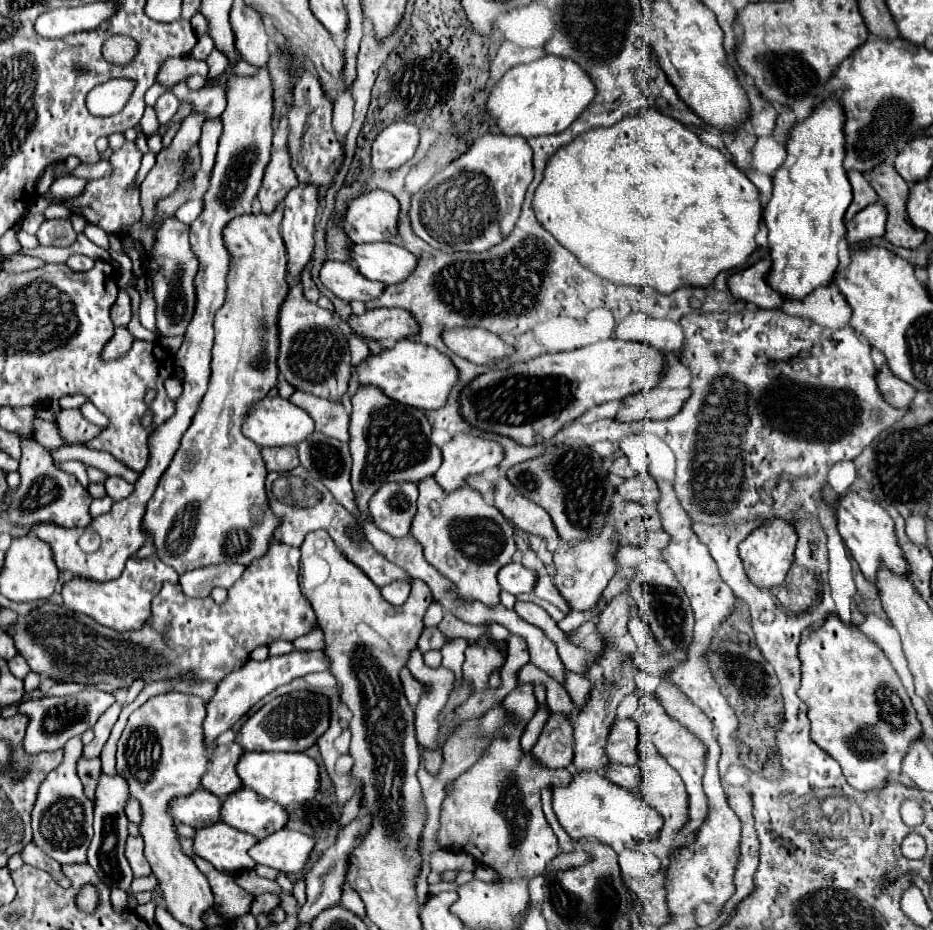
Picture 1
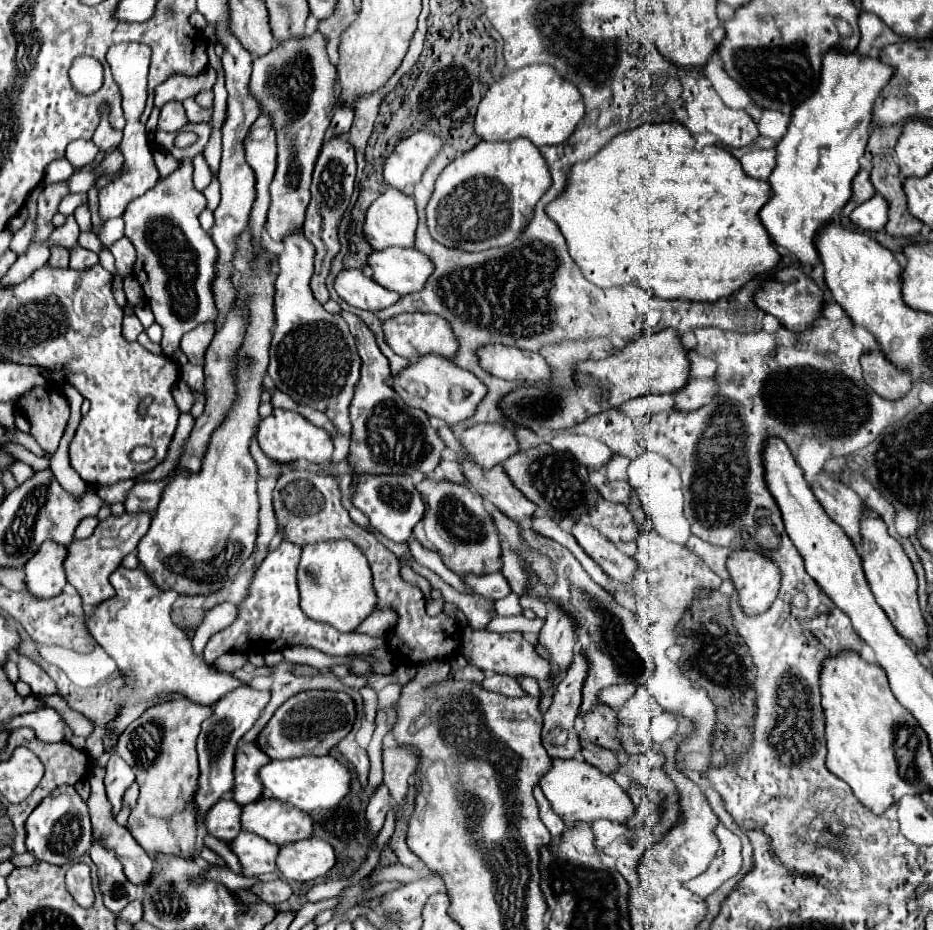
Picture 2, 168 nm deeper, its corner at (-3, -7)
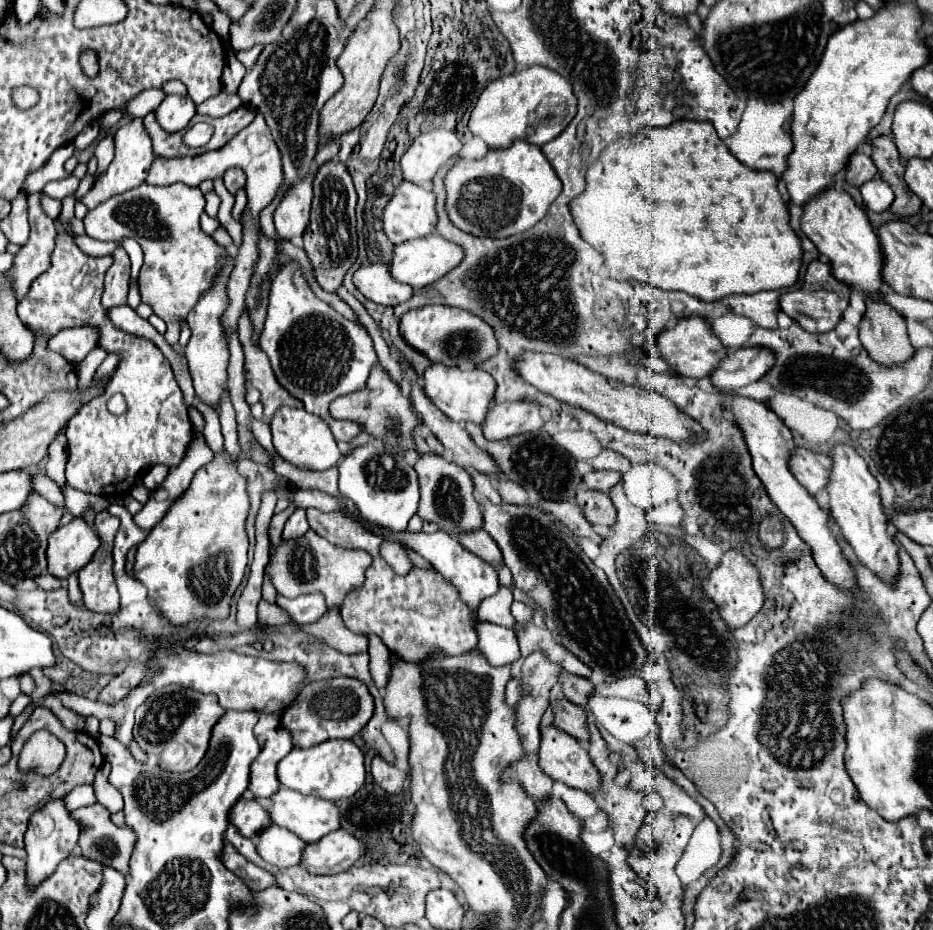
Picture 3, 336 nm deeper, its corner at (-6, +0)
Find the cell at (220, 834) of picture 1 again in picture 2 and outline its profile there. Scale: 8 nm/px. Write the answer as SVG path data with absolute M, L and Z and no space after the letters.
M241 831L231 843L231 851L239 857L241 875L243 877L257 877L275 871L275 857L279 847L259 839L259 835L251 835L249 831Z

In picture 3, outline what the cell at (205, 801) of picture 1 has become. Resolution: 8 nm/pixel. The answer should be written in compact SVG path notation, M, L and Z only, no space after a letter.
M244 798L238 800L234 812L230 814L232 814L230 822L246 838L256 838L262 830L266 830L272 824L270 812L264 806L260 806L256 800L244 800Z

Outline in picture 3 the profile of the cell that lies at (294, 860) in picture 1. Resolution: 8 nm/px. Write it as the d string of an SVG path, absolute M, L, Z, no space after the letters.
M336 830L326 834L320 842L308 844L302 856L302 864L310 874L340 874L346 872L364 854L364 842L346 830Z

